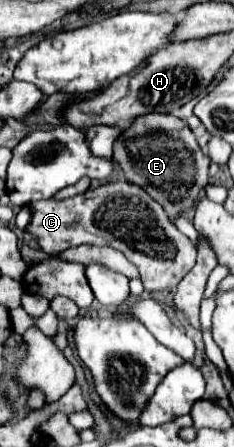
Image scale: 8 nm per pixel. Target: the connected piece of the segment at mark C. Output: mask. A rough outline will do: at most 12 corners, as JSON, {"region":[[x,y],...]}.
{"region":[[139,186],[27,204],[45,254],[111,246],[147,292],[197,248]]}

